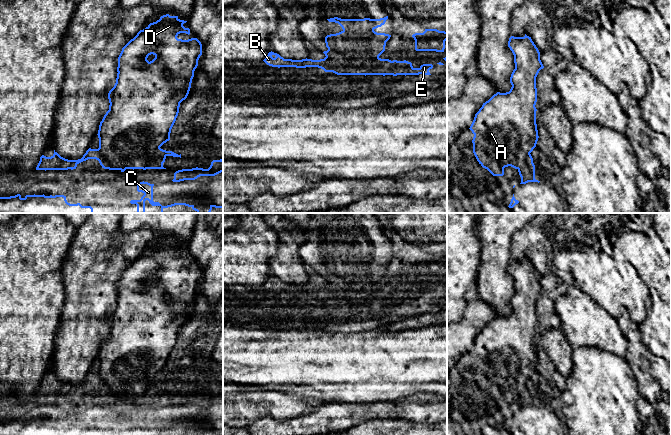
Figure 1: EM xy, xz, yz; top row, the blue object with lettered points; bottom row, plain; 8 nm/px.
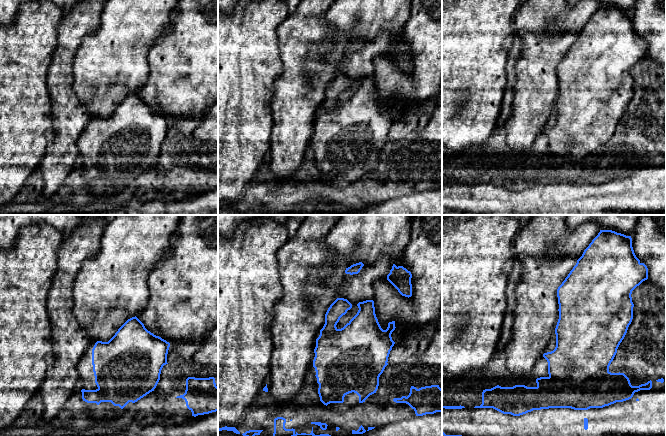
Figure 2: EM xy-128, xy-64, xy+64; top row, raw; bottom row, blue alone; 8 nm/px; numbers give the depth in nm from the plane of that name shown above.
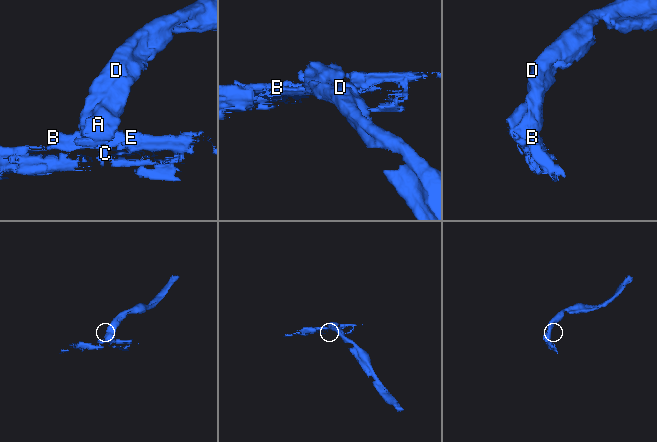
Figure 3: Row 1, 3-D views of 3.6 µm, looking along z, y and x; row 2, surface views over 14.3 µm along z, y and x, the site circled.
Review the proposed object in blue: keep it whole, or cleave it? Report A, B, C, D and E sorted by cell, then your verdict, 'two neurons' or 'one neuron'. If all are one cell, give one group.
A D / B C E | two neurons

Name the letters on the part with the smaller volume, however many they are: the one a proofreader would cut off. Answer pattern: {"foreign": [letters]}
{"foreign": ["B", "C", "E"]}

